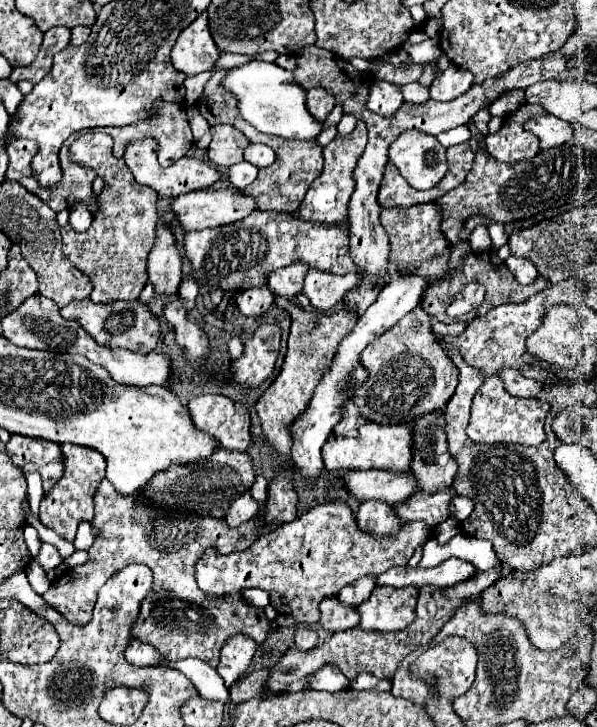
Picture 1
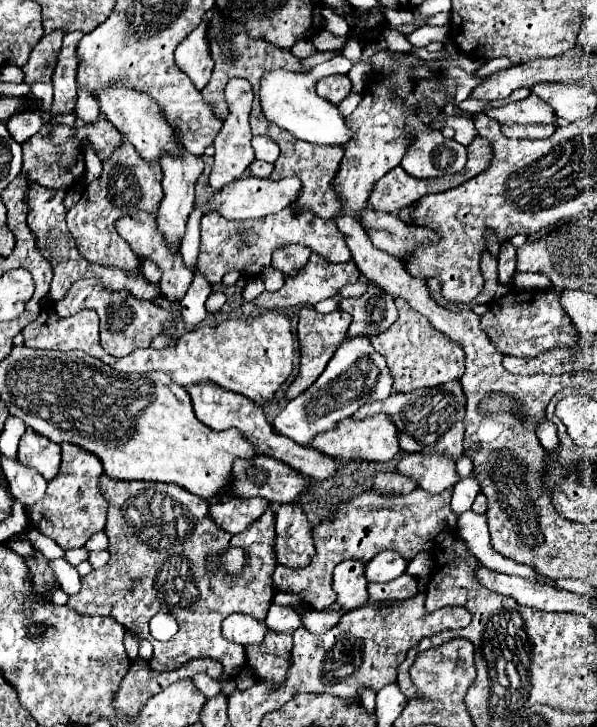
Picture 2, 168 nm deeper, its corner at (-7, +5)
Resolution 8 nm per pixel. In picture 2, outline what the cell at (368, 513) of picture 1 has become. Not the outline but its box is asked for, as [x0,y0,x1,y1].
[374,469,418,493]

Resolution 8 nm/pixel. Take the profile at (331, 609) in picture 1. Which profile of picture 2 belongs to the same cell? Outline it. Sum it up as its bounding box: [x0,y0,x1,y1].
[334,561,368,609]

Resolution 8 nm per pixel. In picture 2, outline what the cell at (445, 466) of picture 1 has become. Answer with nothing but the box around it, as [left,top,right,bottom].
[358,381,466,457]

